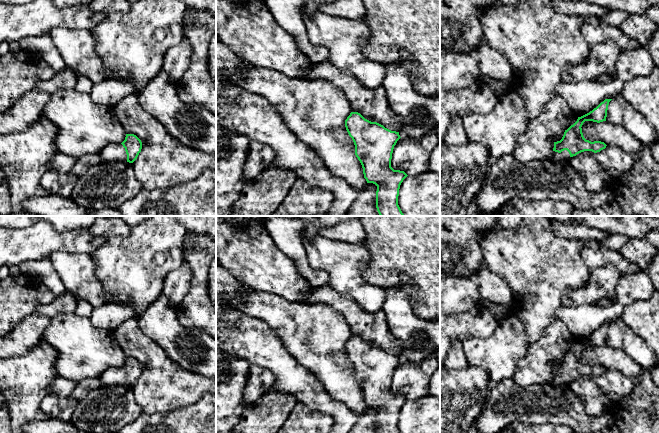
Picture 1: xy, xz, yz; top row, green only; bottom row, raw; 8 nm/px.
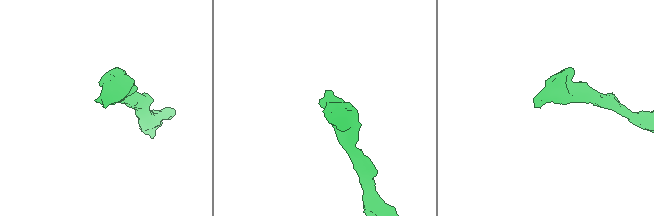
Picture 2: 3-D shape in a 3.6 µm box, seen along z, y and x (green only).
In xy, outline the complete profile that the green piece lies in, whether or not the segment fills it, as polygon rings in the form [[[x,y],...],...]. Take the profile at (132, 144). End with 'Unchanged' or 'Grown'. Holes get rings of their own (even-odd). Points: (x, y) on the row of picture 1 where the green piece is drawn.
[[[126,134],[125,140],[121,144],[112,143],[99,153],[101,164],[115,161],[133,163],[141,149],[141,140],[134,134]]]. Grown

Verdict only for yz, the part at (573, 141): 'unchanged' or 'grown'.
grown

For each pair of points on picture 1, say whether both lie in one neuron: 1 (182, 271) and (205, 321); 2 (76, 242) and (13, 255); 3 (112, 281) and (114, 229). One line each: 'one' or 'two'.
1: two
2: one
3: two

